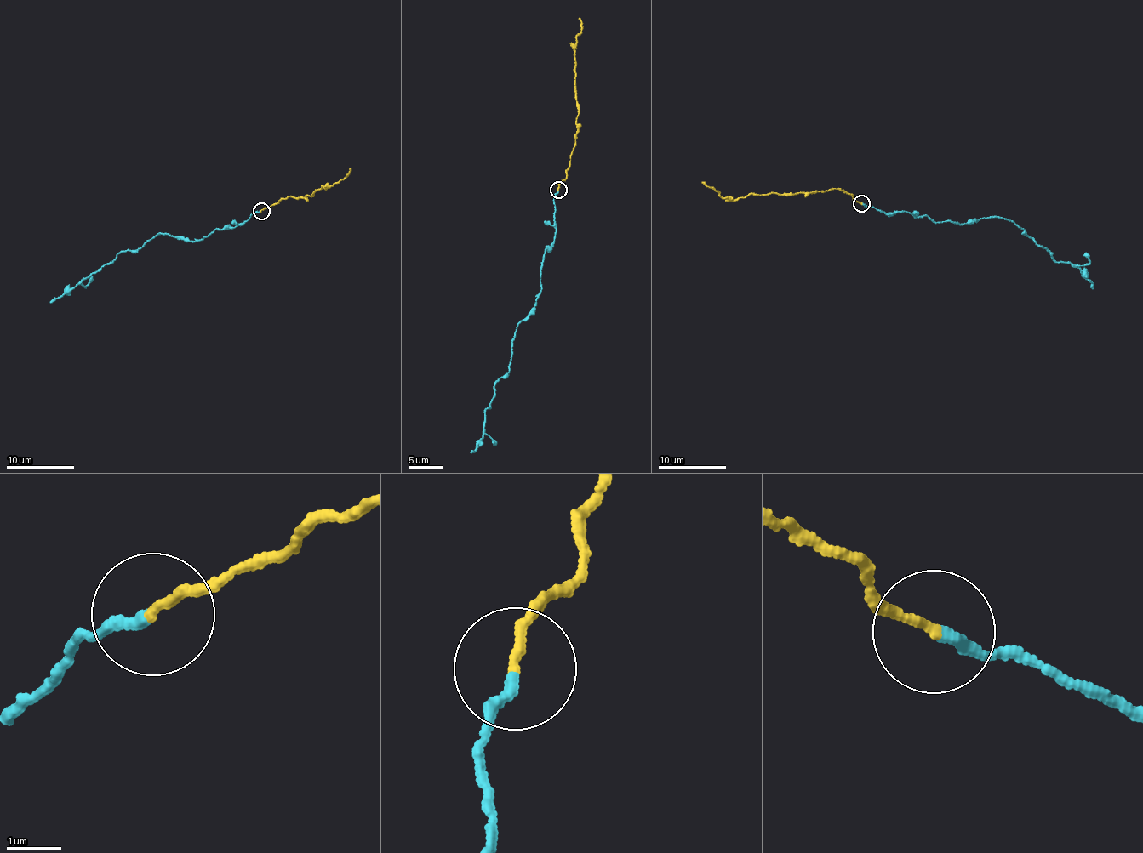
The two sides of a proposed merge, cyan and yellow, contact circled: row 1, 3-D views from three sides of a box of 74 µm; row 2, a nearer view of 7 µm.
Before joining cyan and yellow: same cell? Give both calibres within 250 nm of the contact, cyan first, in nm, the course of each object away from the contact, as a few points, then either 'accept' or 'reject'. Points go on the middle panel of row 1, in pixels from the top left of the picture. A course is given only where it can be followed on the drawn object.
200 nm thick on the cyan side, 150 nm on the other; cyan runs (557, 190), (540, 294), (517, 328), (509, 373), (495, 383), (481, 444), (471, 452); yellow runs (557, 190), (567, 177), (579, 113), (575, 53), (576, 35), (581, 31), (580, 18); accept

